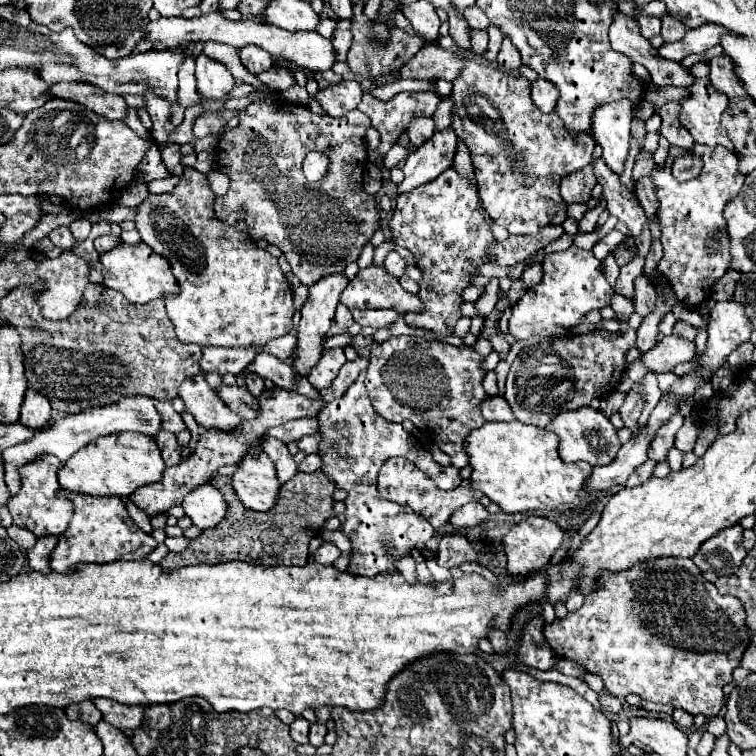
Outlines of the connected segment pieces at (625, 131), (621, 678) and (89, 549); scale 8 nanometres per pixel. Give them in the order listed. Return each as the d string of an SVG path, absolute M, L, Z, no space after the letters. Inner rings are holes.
M629 100L611 102L595 110L593 114L593 136L603 148L605 164L621 174L625 158L629 154L629 124L631 124L631 104Z
M657 558L619 574L603 572L599 586L577 612L545 626L551 648L561 658L573 660L591 674L601 676L609 694L617 698L639 694L643 700L671 704L691 716L717 716L723 708L723 686L733 680L731 674L741 664L753 636L745 624L743 604L735 596L721 596L715 584L707 582L689 558Z
M65 492L73 502L75 512L67 532L59 538L51 554L51 568L61 574L77 570L77 564L107 564L115 560L143 560L149 552L155 550L157 542L153 536L141 532L137 524L127 514L125 502L117 496L81 496L77 492Z

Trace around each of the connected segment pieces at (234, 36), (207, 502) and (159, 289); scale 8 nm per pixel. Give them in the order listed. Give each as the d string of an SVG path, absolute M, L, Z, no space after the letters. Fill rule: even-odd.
M219 12L203 14L203 16L191 18L191 20L161 18L161 20L151 22L147 26L143 40L163 42L169 48L177 48L177 46L185 46L185 44L193 44L193 42L207 42L207 40L223 42L223 44L229 44L229 46L235 46L235 48L255 44L255 46L267 50L273 58L283 56L283 58L287 58L289 62L293 62L301 68L309 68L311 72L323 72L323 70L329 70L335 64L335 48L319 32L287 32L279 26L273 26L273 24L267 24L267 22L257 22L257 20L231 22L231 20L225 20Z
M209 482L201 488L195 488L189 492L189 496L183 502L185 514L191 518L195 526L201 530L217 526L225 518L225 500L217 488L213 488Z
M139 242L135 246L119 244L117 248L113 248L101 256L101 264L111 274L111 276L105 276L105 286L121 292L127 300L131 300L135 304L147 304L155 298L163 298L167 294L179 292L177 280L171 272L167 258L155 254L145 242Z

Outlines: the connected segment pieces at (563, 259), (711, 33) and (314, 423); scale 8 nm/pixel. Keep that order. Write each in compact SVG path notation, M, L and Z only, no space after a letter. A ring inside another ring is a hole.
M571 246L563 252L549 254L541 266L543 266L541 284L529 288L513 308L509 332L515 336L515 340L529 340L533 336L549 340L563 338L583 322L585 314L589 314L591 310L611 306L613 288L605 280L601 262L593 256L593 252Z
M705 24L693 30L687 30L685 36L677 42L667 42L659 48L659 54L667 60L683 60L689 54L699 54L705 52L713 46L719 44L719 38L723 36L723 28L715 26L715 24Z
M299 418L299 420L291 420L287 424L281 424L279 428L269 428L267 436L273 436L281 442L293 442L293 440L301 440L307 434L315 434L319 432L319 420L317 418Z

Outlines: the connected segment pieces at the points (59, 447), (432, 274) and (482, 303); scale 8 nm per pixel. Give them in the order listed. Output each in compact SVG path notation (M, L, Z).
M141 394L127 396L113 404L95 406L95 408L83 410L79 414L59 418L53 426L35 434L31 440L25 440L23 444L3 450L1 456L3 456L3 466L5 466L5 484L11 490L11 494L17 494L21 488L21 476L19 476L21 464L29 464L31 460L37 460L45 454L53 454L61 462L67 462L79 448L91 444L99 436L109 436L109 434L119 434L119 432L139 432L145 436L155 436L159 430L161 430L161 416L155 410L153 400L147 396L141 396Z
M447 168L435 180L397 198L397 206L389 218L393 240L397 246L413 252L417 268L423 272L417 294L423 300L423 312L409 312L405 316L407 326L453 334L455 322L461 318L461 292L471 286L477 276L475 270L491 262L487 248L497 244L491 228L483 222L481 210L475 180L459 176L453 168Z
M491 278L489 284L485 287L485 292L475 303L475 307L481 314L488 316L494 310L498 302L498 290L499 280Z

